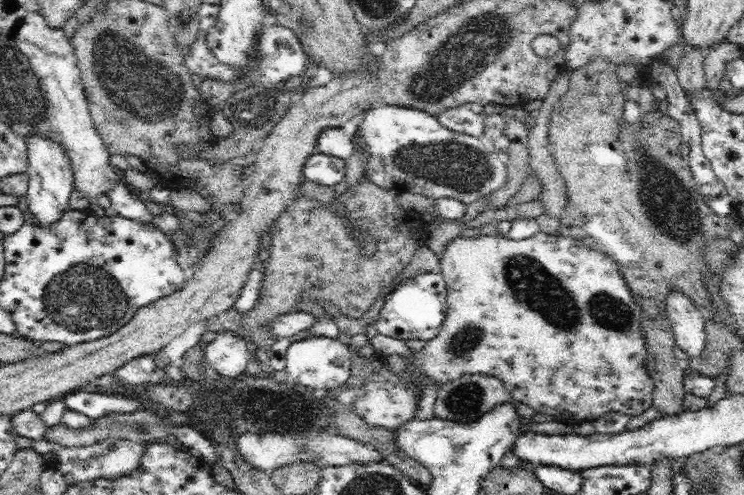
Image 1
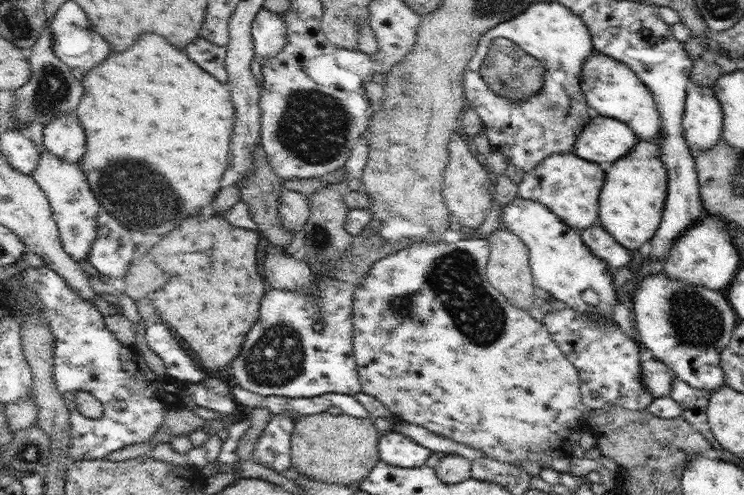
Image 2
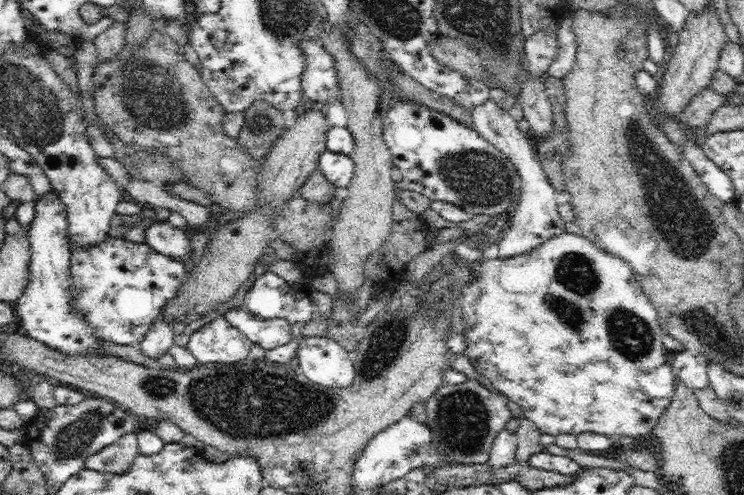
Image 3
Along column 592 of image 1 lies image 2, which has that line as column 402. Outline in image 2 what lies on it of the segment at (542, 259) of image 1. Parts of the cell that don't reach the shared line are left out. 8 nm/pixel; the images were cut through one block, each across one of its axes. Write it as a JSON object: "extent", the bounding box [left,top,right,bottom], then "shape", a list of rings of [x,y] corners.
{"extent":[353,236,588,466],"shape":[[[474,236],[471,239],[460,239],[455,243],[437,242],[436,244],[428,244],[427,242],[415,242],[410,247],[407,247],[395,254],[388,255],[387,257],[377,260],[369,270],[369,273],[363,278],[363,281],[353,287],[353,355],[356,358],[356,366],[359,372],[359,381],[361,384],[361,392],[374,396],[384,404],[384,406],[390,410],[392,415],[404,422],[410,422],[410,424],[416,424],[423,426],[440,436],[450,438],[454,442],[460,442],[460,444],[466,444],[470,448],[481,450],[485,456],[498,457],[498,459],[504,463],[521,466],[519,462],[526,460],[526,462],[538,462],[540,466],[548,466],[549,462],[552,462],[554,458],[562,458],[562,456],[573,456],[573,448],[578,445],[580,434],[585,431],[585,422],[582,415],[588,410],[585,404],[582,402],[581,395],[581,380],[577,368],[567,360],[557,342],[553,340],[548,329],[543,322],[538,322],[532,316],[530,316],[528,309],[521,309],[512,306],[512,303],[497,289],[491,285],[491,282],[487,279],[487,264],[489,261],[489,242],[487,239],[482,239],[478,236]]]}

